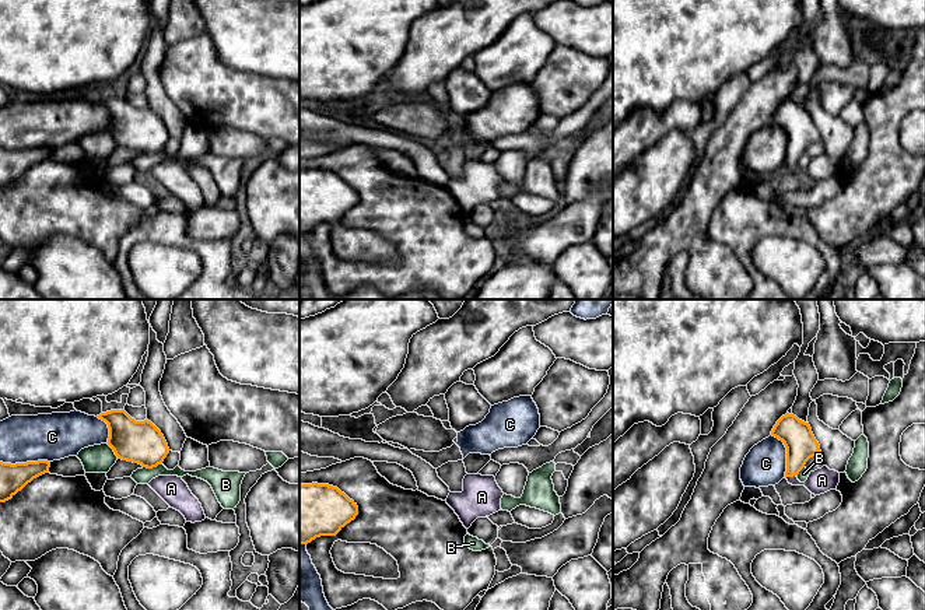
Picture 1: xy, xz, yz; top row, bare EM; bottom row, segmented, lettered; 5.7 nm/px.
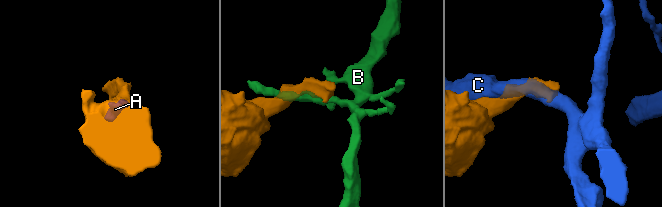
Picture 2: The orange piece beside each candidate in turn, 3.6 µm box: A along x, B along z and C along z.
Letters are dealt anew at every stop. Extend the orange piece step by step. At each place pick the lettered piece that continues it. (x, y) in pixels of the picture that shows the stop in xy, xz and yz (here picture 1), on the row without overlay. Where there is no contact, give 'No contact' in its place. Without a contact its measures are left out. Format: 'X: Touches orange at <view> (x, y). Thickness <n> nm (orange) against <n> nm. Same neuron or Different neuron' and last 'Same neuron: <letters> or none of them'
A: Touches orange at yz (791, 162). Thickness 180 nm (orange) against 140 nm. Same neuron
B: Touches orange at xy (151, 154). Thickness 240 nm (orange) against 100 nm. Different neuron
C: Touches orange at xy (27, 149). Thickness 160 nm (orange) against 280 nm. Different neuron
Same neuron: A

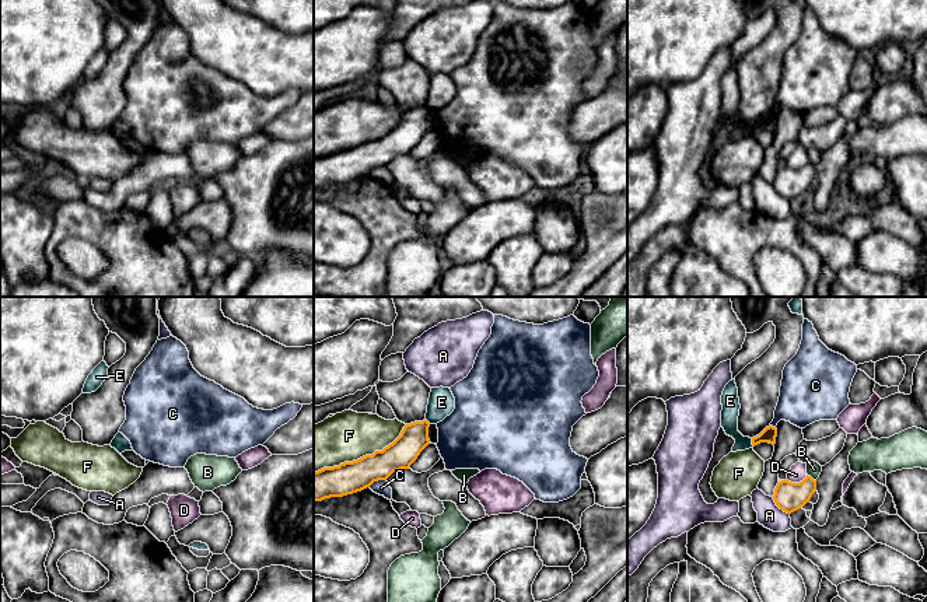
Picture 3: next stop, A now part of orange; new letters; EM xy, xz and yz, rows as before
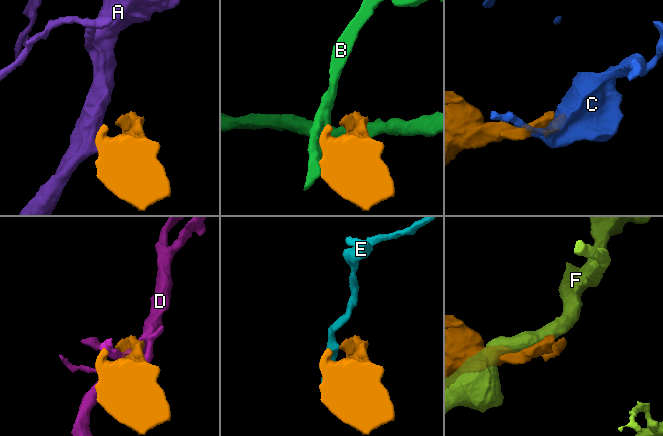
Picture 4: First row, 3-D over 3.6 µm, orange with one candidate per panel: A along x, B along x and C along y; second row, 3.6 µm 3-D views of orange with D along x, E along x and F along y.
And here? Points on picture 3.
A: Touches orange at yz (779, 193). Thickness 160 nm (orange) against 140 nm. Different neuron
B: Touches orange at yz (810, 163). Thickness 160 nm (orange) against 90 nm. Different neuron
C: Touches orange at xz (377, 167). Thickness 180 nm (orange) against 90 nm. Different neuron
D: Touches orange at yz (796, 170). Thickness 160 nm (orange) against 100 nm. Different neuron
E: Touches orange at yz (752, 129). Thickness 90 nm (orange) against 100 nm. Different neuron
F: Touches orange at xz (363, 143). Thickness 180 nm (orange) against 280 nm. Different neuron
Same neuron: none of them

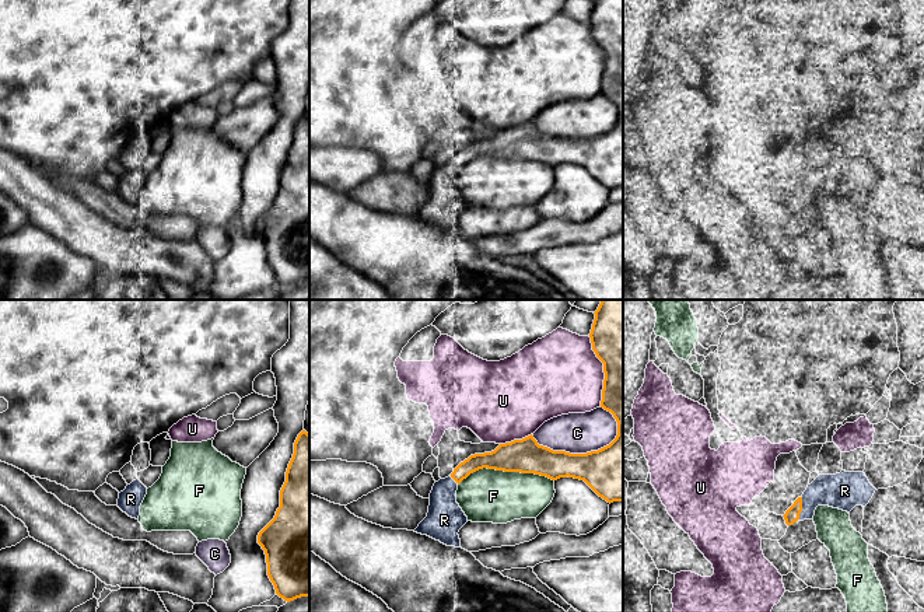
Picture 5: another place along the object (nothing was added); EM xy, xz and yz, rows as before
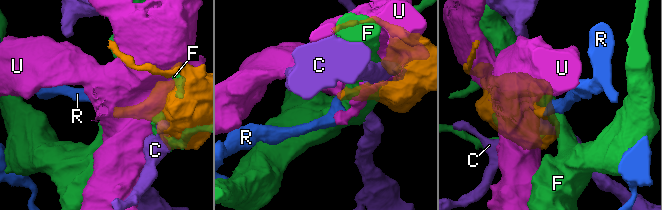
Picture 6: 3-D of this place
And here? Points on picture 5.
C: Touches orange at xz (580, 140). Thickness 340 nm (orange) against 240 nm. Different neuron
F: Touches orange at xz (506, 157). Thickness 200 nm (orange) against 300 nm. Different neuron
R: Touches orange at yz (801, 195). Thickness 90 nm (orange) against 200 nm. Same neuron
U: Touches orange at xz (604, 58). Thickness 320 nm (orange) against 460 nm. Different neuron
Same neuron: R

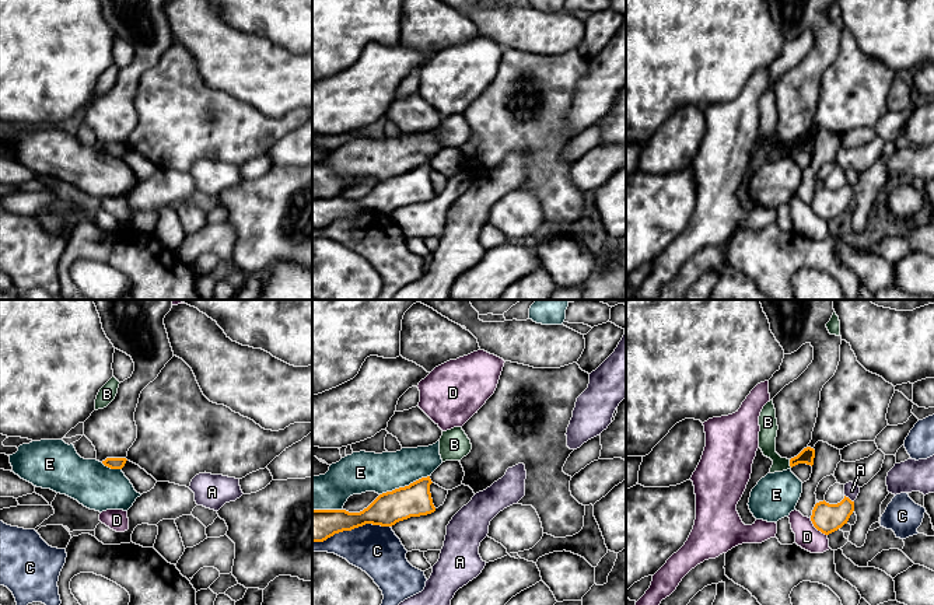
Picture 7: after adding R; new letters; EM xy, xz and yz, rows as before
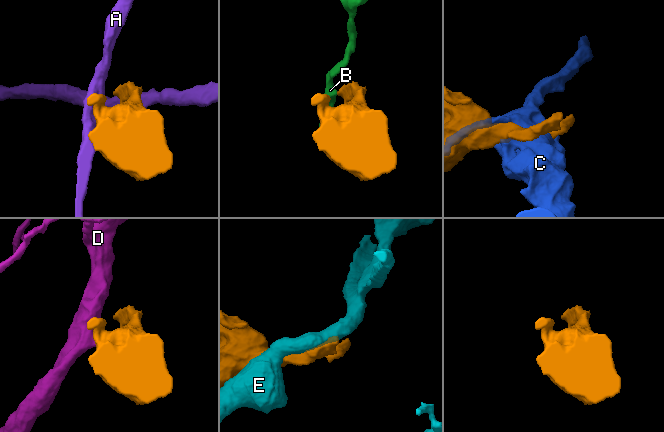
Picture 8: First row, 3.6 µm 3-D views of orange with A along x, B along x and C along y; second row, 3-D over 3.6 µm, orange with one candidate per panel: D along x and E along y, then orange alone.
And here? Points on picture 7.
A: Touches orange at yz (847, 184). Thickness 160 nm (orange) against 90 nm. Different neuron
B: Touches orange at yz (790, 150). Thickness 90 nm (orange) against 100 nm. Different neuron
C: Touches orange at xz (350, 216). Thickness 190 nm (orange) against 280 nm. Different neuron
D: Touches orange at yz (817, 214). Thickness 160 nm (orange) against 140 nm. Different neuron
E: Touches orange at xz (405, 172). Thickness 190 nm (orange) against 220 nm. Different neuron
Same neuron: none of them

